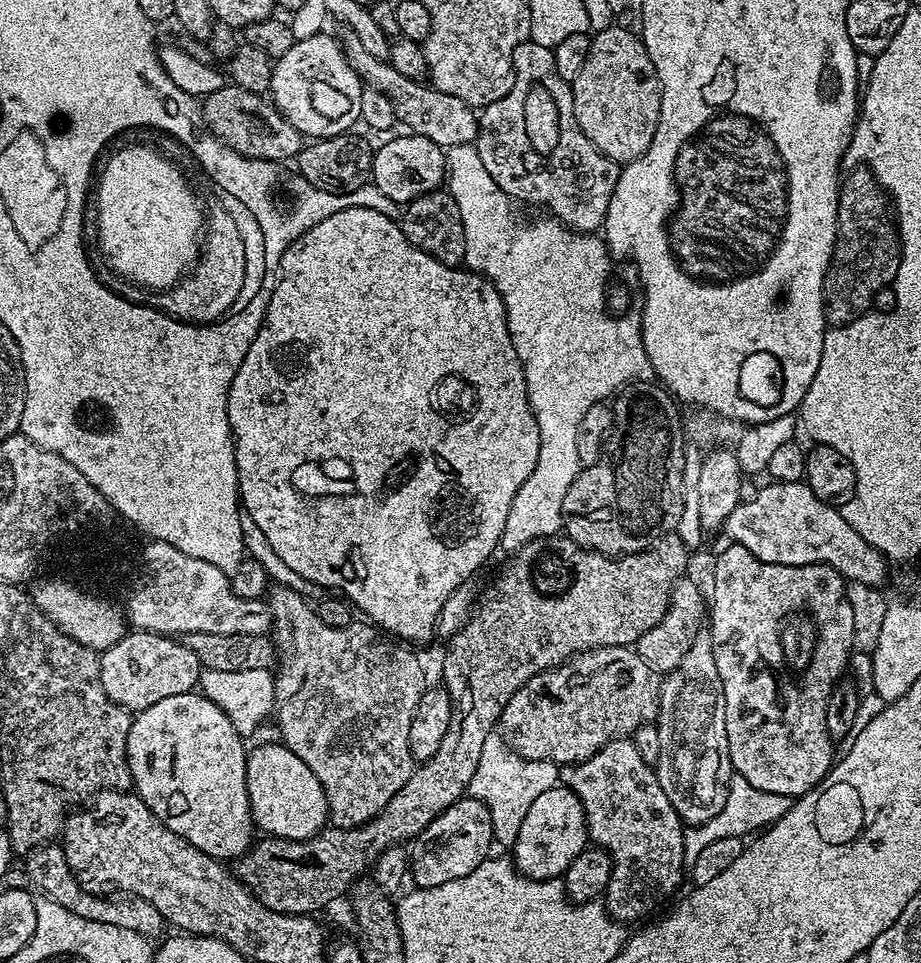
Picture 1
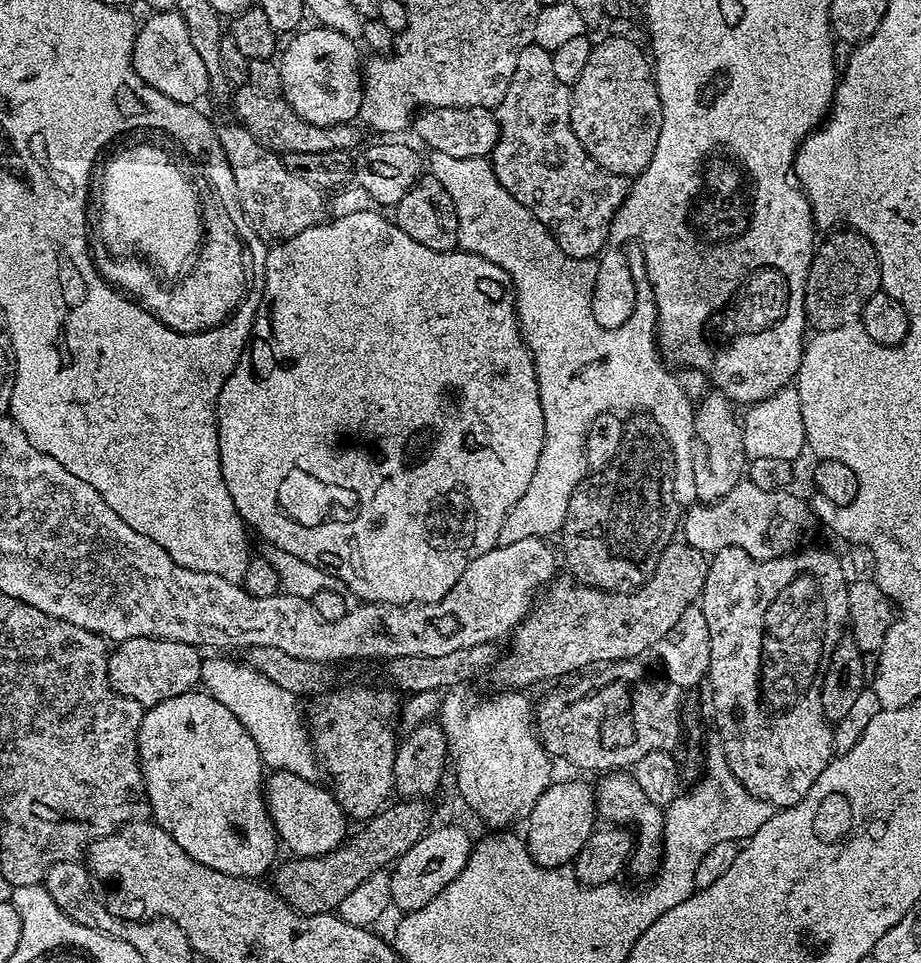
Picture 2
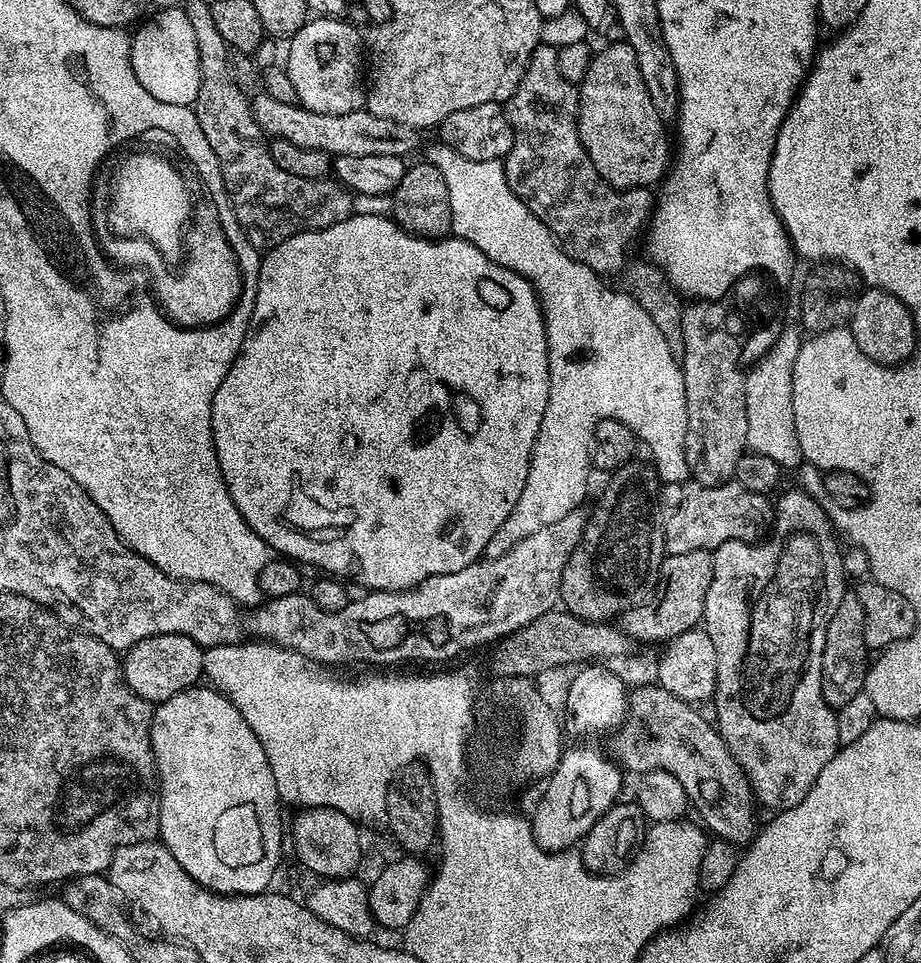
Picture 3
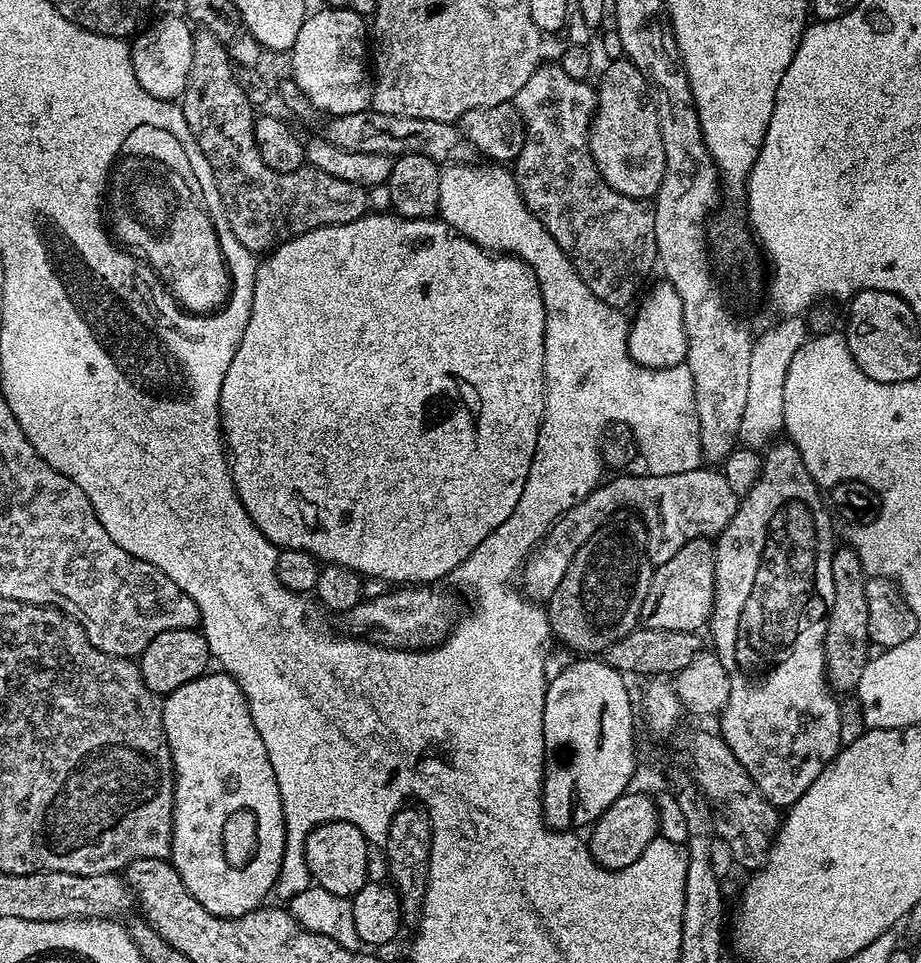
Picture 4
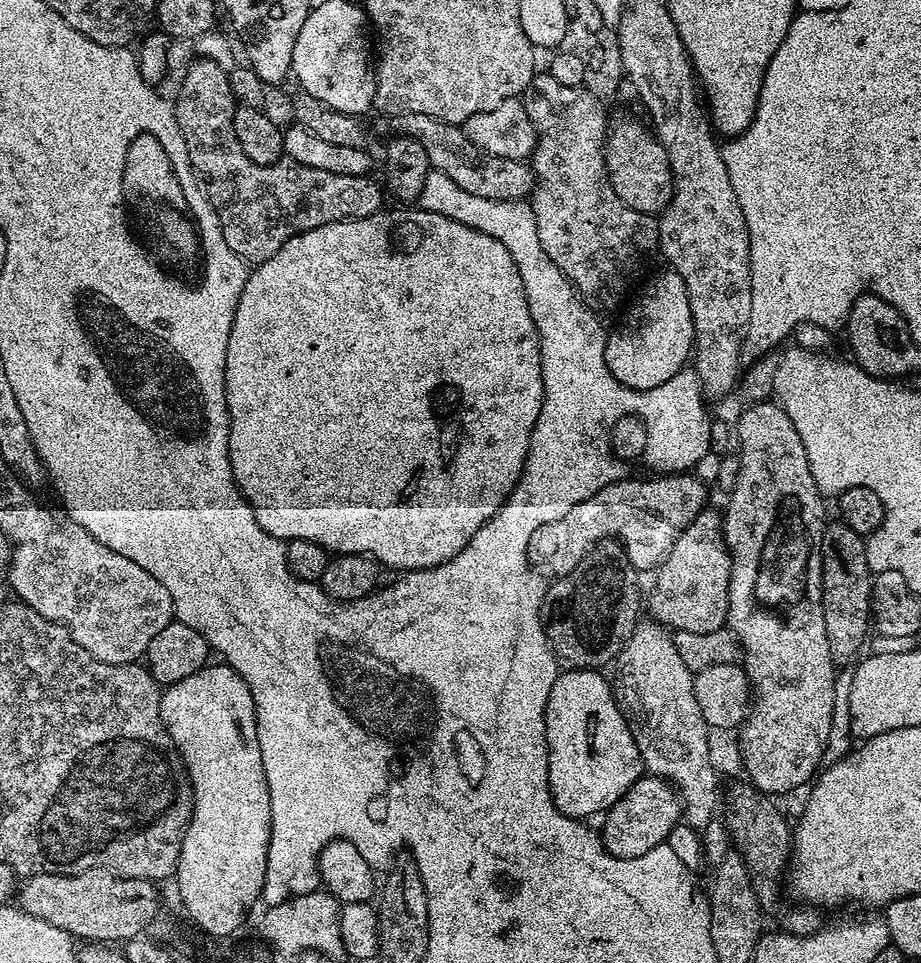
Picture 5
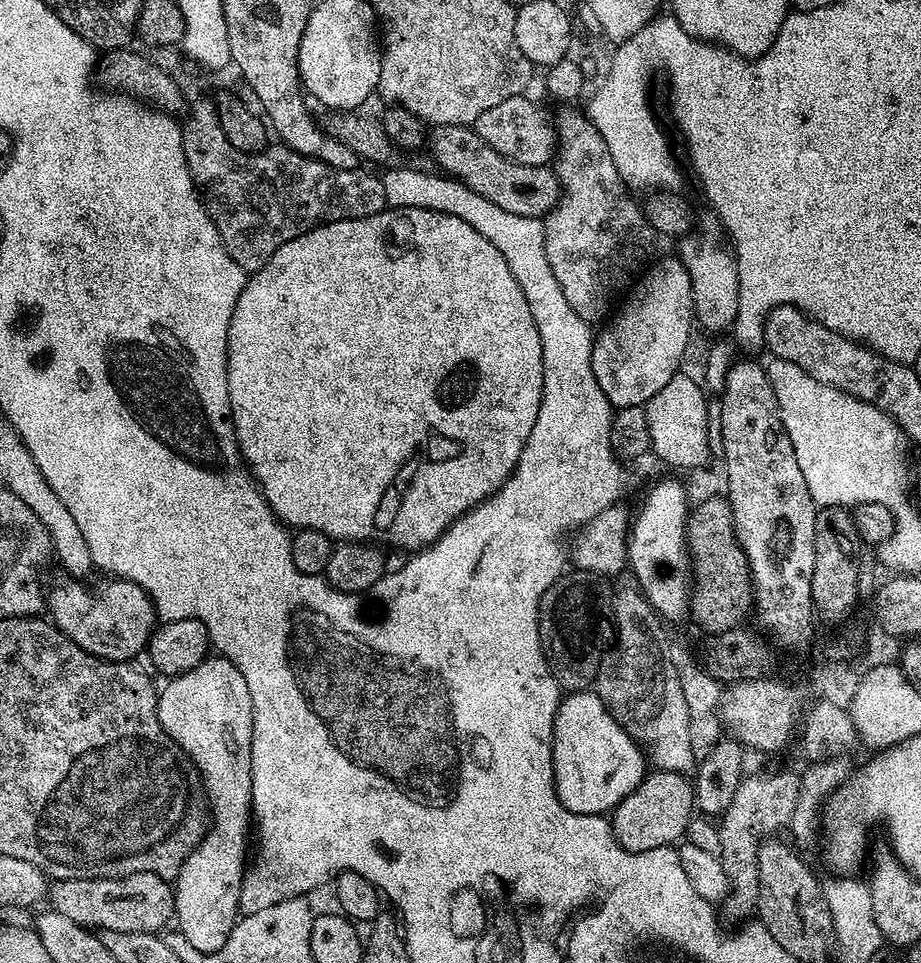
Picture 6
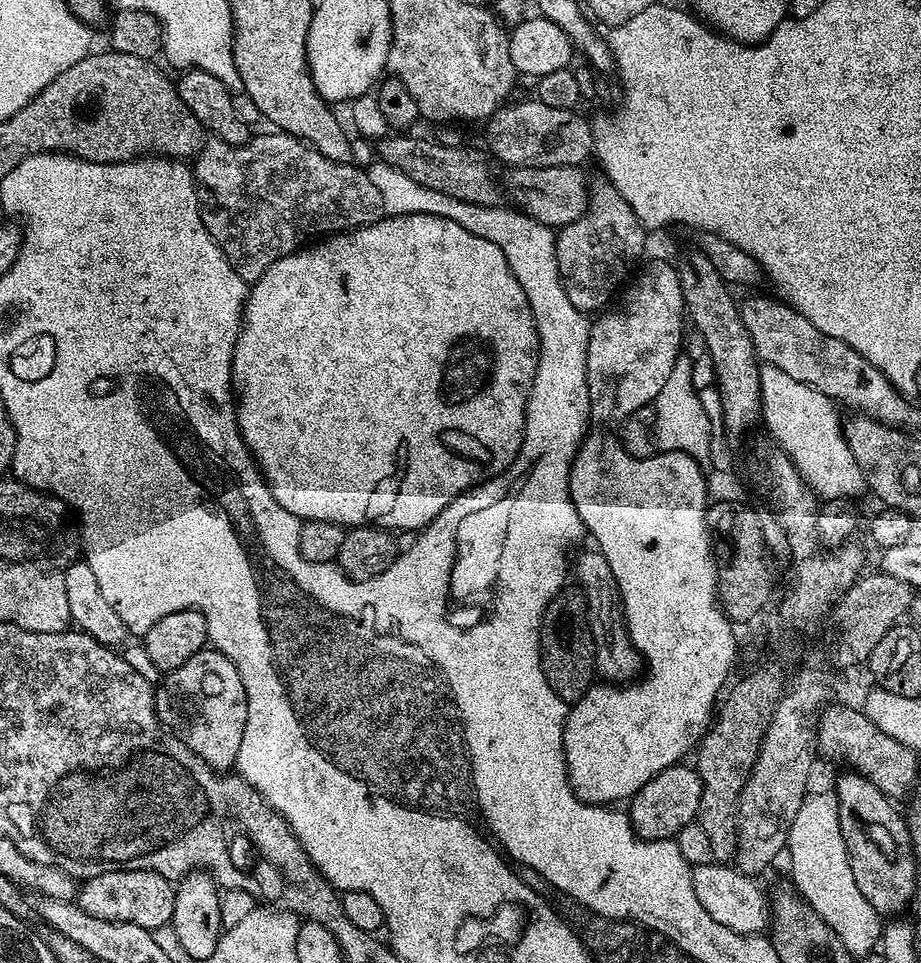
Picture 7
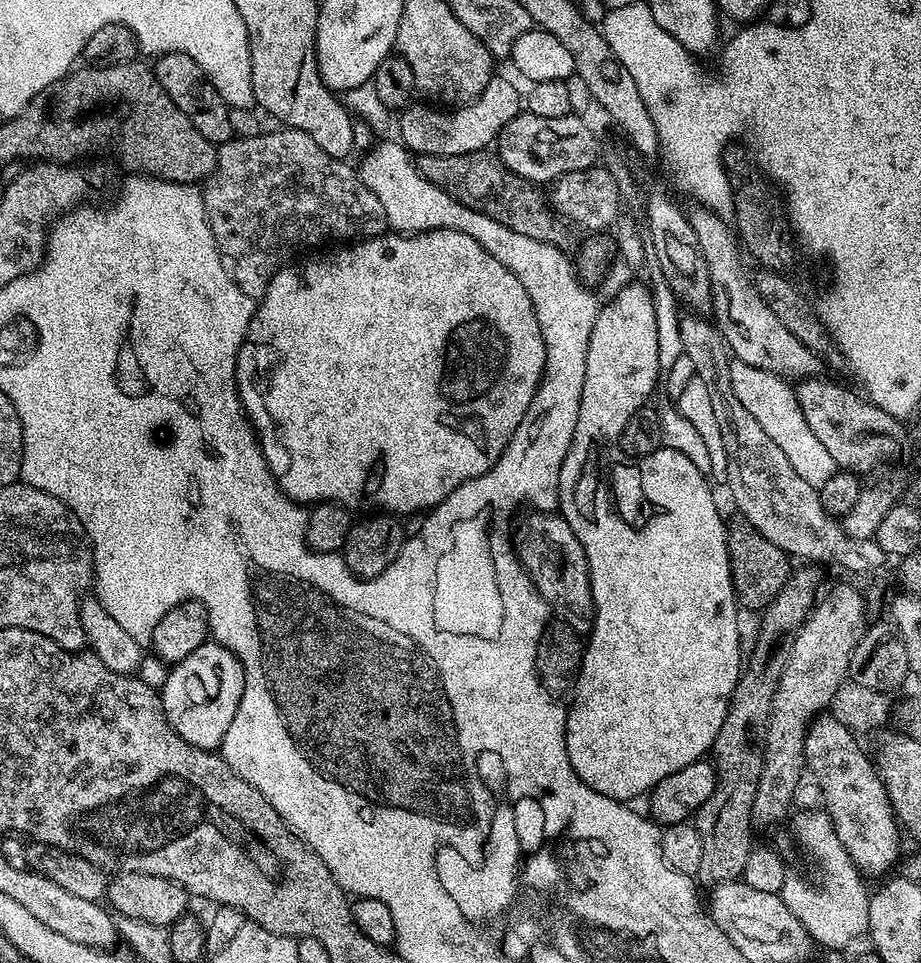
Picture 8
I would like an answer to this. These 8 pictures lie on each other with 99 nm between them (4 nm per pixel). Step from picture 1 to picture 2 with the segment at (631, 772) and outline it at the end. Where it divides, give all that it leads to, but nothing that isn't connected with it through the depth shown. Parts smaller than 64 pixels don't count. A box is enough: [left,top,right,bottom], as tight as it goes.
[595,770,665,878]

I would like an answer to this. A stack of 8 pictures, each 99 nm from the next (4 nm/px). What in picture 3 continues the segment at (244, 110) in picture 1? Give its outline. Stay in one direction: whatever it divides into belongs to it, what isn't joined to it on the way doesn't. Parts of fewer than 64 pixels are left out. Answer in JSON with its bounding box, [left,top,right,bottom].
[250,94,421,158]

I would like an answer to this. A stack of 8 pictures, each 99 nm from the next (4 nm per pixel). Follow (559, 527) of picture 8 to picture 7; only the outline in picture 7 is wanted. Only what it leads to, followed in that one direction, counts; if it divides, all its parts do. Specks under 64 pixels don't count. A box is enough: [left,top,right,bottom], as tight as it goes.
[574,550,642,686]

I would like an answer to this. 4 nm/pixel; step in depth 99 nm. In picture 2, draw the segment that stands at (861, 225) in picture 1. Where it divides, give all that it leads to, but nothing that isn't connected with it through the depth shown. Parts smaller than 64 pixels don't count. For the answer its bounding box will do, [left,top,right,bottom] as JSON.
[806,230,882,332]

